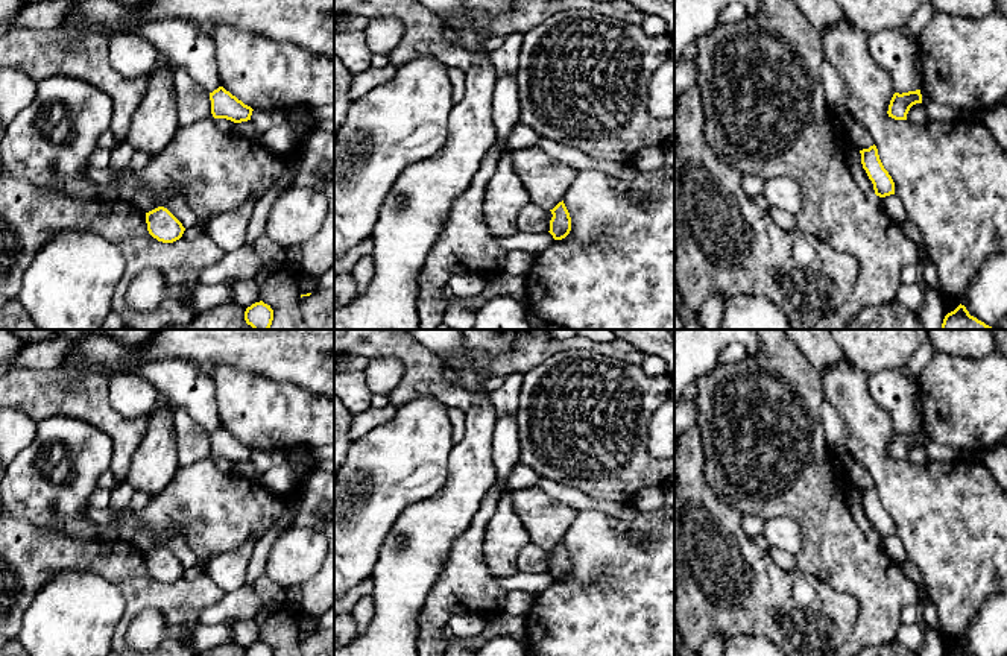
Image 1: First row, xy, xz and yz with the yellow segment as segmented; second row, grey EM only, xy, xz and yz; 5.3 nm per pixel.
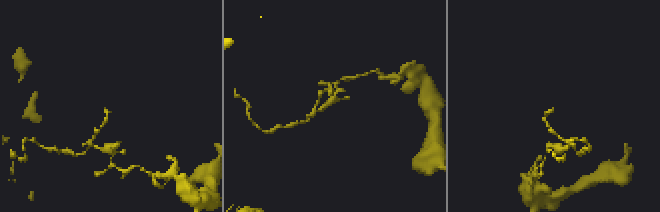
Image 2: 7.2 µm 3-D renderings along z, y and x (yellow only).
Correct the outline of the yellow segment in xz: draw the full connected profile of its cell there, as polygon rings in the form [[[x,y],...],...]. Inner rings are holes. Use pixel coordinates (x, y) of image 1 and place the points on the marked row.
[[[559,202],[553,210],[550,210],[553,217],[550,220],[550,234],[554,240],[565,238],[571,231],[571,217],[570,213],[562,202]]]

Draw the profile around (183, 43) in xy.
[[[158,20],[126,29],[149,39],[173,68],[185,68],[208,94],[220,87],[214,39],[197,23]]]

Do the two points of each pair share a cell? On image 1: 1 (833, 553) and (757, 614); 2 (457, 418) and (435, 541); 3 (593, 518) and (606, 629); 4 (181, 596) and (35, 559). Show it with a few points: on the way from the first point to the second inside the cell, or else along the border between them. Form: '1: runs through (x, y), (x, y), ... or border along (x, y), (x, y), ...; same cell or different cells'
1: border along (796, 567), (814, 574), (839, 592); different cells
2: border along (467, 413), (465, 435), (454, 444); different cells
3: runs through (615, 545), (631, 559), (631, 602); same cell
4: runs through (145, 591), (111, 558), (72, 558); same cell

